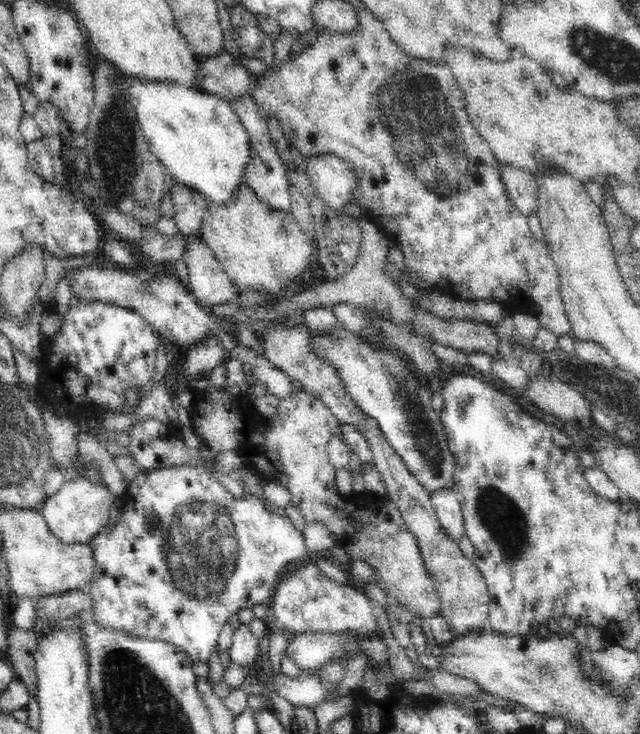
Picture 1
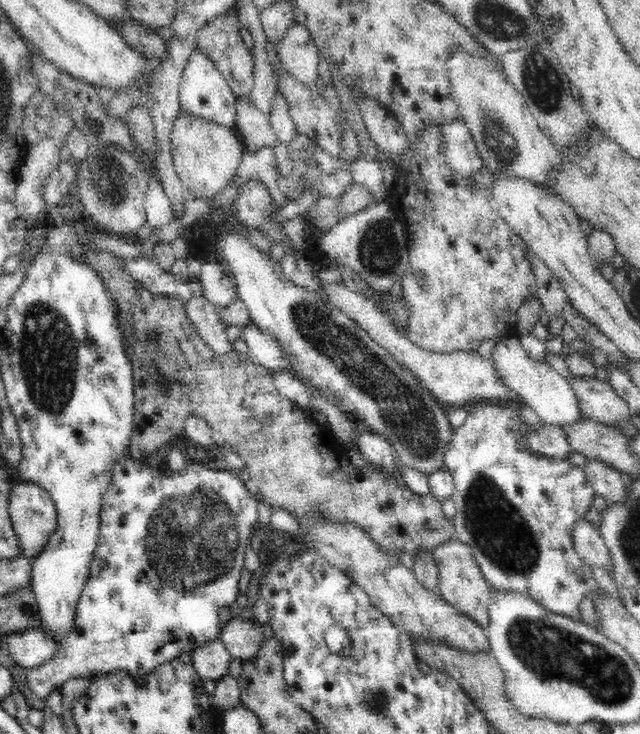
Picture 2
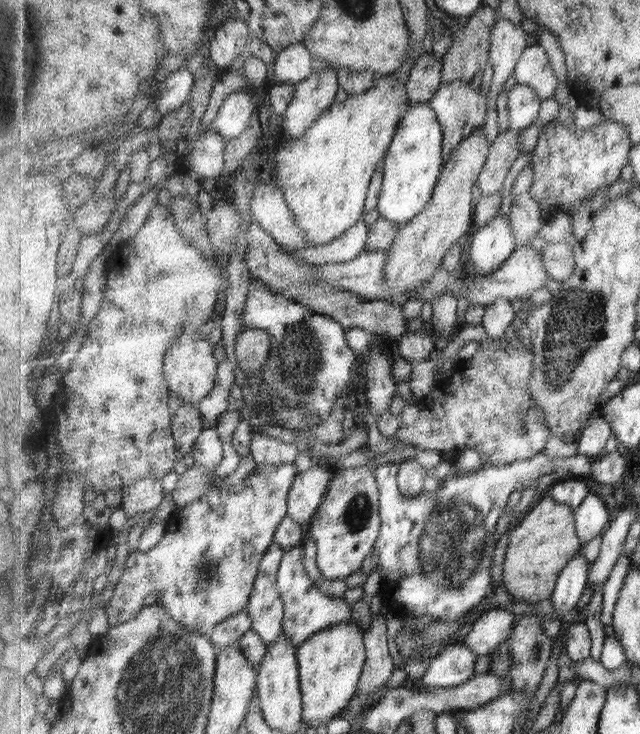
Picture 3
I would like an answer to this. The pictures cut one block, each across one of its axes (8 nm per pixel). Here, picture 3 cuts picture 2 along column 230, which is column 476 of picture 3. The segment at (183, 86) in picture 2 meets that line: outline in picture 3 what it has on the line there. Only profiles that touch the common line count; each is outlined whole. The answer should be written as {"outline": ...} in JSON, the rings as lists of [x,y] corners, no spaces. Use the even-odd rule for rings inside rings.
{"outline":[[[456,80],[443,83],[436,95],[428,102],[437,115],[444,132],[444,156],[449,158],[463,140],[465,140],[476,128],[485,124],[487,118],[487,95],[481,94],[476,86],[470,82]]]}

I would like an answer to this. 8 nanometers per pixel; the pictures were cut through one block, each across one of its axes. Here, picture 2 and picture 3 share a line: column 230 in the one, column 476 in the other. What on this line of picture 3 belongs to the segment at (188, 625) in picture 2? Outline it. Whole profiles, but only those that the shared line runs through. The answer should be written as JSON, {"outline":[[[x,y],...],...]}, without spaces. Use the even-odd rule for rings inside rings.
{"outline":[[[543,452],[539,455],[535,455],[534,458],[528,460],[519,460],[513,464],[500,465],[497,467],[483,465],[479,470],[469,473],[456,473],[452,472],[446,479],[440,482],[439,487],[434,492],[423,493],[419,496],[405,496],[398,485],[398,474],[400,464],[391,464],[391,462],[383,464],[376,468],[375,476],[377,478],[377,484],[380,485],[380,517],[382,520],[381,533],[377,543],[375,544],[375,550],[378,553],[378,566],[379,572],[381,573],[381,589],[377,600],[385,601],[390,610],[396,613],[400,613],[403,616],[436,616],[438,620],[445,622],[455,622],[459,618],[463,618],[473,608],[477,606],[483,598],[487,598],[490,593],[489,582],[491,582],[491,562],[493,562],[493,550],[495,550],[495,542],[491,536],[494,535],[495,526],[497,526],[497,520],[499,516],[503,514],[503,508],[507,506],[511,494],[515,490],[519,490],[519,486],[527,486],[533,481],[543,477],[544,475],[550,475],[554,473],[560,475],[563,472],[563,460],[560,459],[549,459],[548,456]]]}

